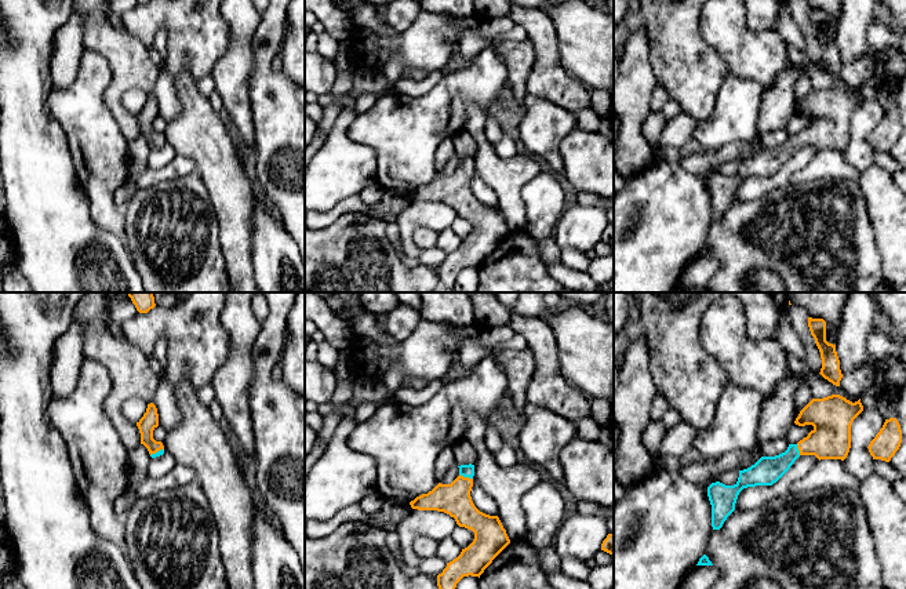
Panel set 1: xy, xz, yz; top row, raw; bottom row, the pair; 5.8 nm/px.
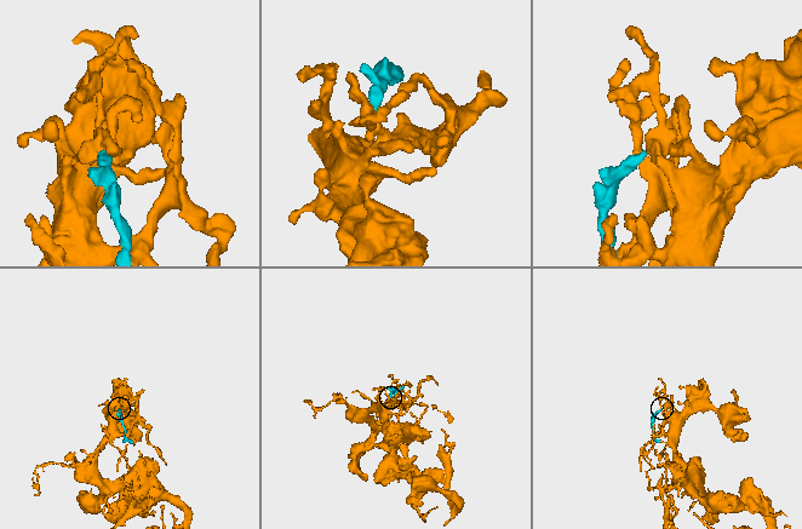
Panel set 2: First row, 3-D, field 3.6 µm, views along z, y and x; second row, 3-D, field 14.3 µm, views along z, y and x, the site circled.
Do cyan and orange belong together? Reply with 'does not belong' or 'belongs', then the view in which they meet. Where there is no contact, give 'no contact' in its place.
belongs; meets cyan in xz

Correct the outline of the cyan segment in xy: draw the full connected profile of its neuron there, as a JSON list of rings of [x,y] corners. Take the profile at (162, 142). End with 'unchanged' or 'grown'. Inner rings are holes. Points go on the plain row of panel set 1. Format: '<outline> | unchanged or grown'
[[[153,94],[148,95],[146,103],[137,113],[141,124],[141,135],[143,135],[150,148],[156,149],[164,145],[164,137],[161,132],[153,130],[153,121],[159,117],[159,105]]] | grown

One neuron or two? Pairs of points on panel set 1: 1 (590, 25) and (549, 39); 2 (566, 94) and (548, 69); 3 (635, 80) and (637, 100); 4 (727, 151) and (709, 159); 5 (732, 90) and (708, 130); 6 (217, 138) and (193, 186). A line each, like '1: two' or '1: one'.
1: two
2: one
3: one
4: one
5: one
6: two

